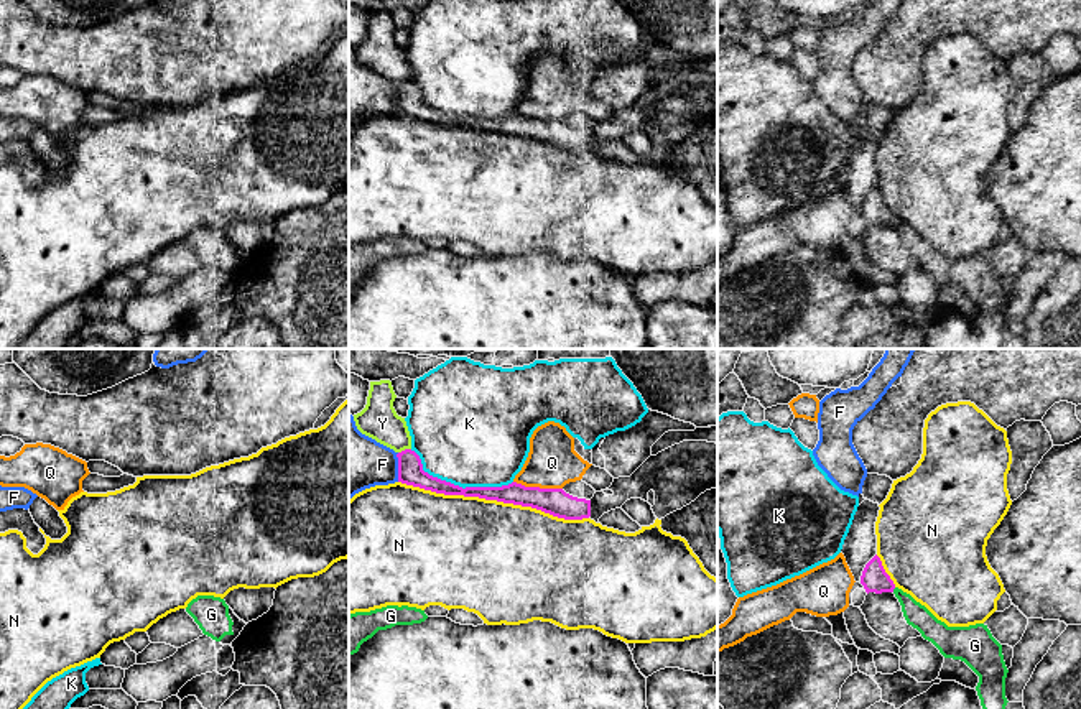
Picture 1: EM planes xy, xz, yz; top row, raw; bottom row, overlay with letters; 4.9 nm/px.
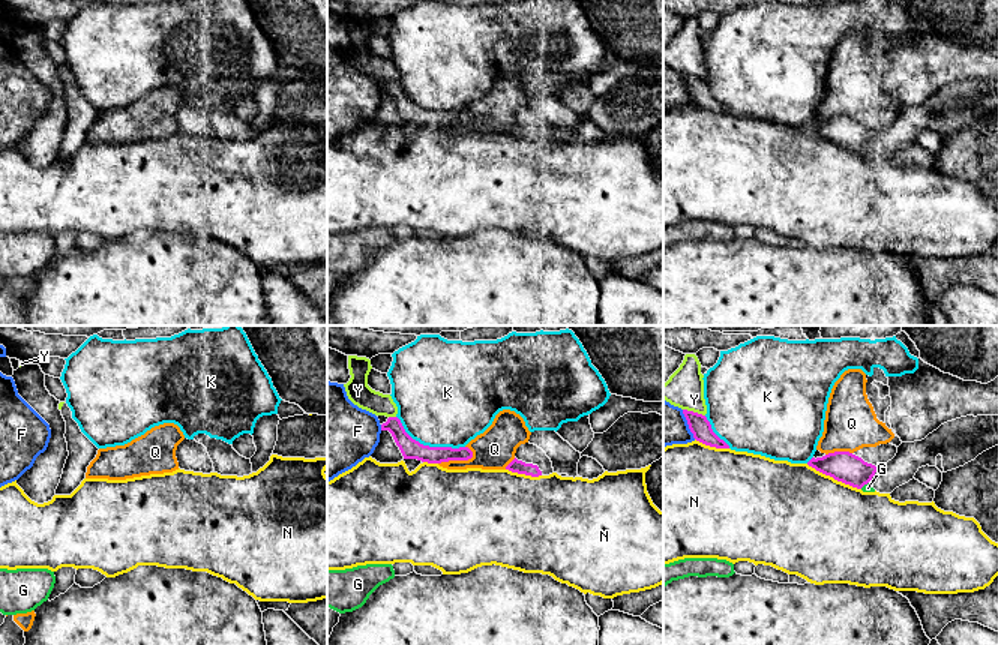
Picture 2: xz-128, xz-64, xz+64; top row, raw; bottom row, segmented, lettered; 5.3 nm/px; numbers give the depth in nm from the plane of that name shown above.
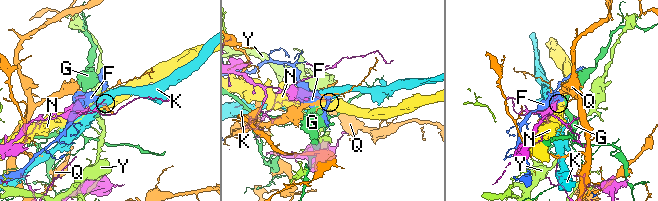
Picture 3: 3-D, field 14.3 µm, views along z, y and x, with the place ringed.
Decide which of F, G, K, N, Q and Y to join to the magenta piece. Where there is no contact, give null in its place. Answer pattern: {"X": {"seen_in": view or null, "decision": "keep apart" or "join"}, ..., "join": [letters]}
{"F": {"seen_in": "xz", "decision": "keep apart"}, "G": {"seen_in": "yz", "decision": "keep apart"}, "K": {"seen_in": "xz", "decision": "keep apart"}, "N": {"seen_in": "xz", "decision": "keep apart"}, "Q": {"seen_in": "xz", "decision": "keep apart"}, "Y": {"seen_in": "xz", "decision": "keep apart"}, "join": []}

